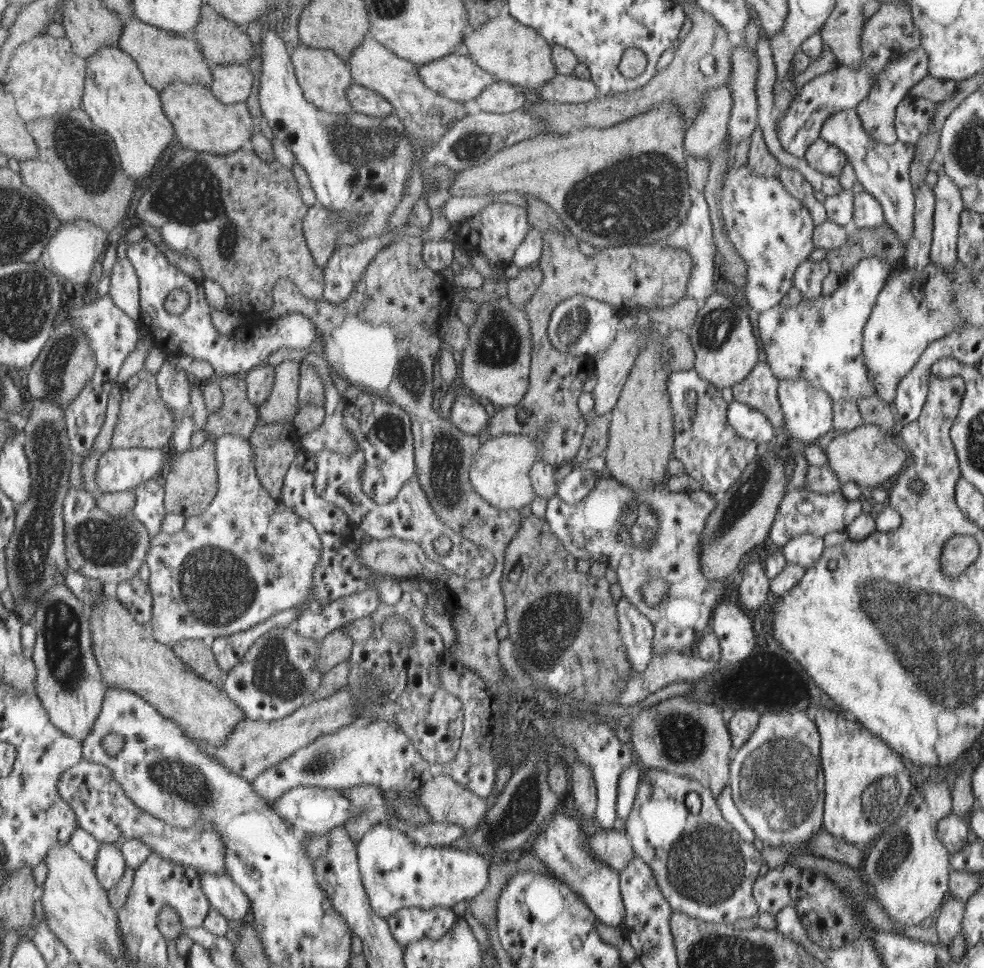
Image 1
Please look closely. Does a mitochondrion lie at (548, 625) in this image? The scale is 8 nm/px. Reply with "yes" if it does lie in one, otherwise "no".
yes

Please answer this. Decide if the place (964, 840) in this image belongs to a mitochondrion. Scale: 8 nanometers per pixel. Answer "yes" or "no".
no

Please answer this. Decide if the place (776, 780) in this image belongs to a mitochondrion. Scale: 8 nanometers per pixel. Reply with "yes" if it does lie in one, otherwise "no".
yes

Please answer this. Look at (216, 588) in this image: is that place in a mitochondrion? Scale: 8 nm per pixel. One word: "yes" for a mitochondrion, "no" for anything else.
yes

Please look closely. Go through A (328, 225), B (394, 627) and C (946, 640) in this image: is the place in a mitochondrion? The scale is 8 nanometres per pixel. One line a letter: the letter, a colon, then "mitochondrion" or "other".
A: mitochondrion
B: other
C: mitochondrion

